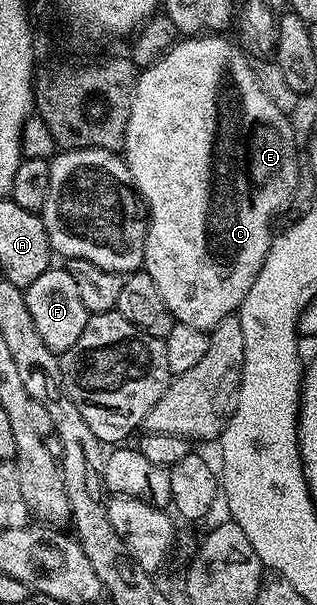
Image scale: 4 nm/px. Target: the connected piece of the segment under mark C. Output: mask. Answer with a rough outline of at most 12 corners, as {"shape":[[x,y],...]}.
{"shape":[[227,35],[142,70],[122,147],[142,268],[176,322],[232,316],[287,181],[247,181],[288,114]]}

